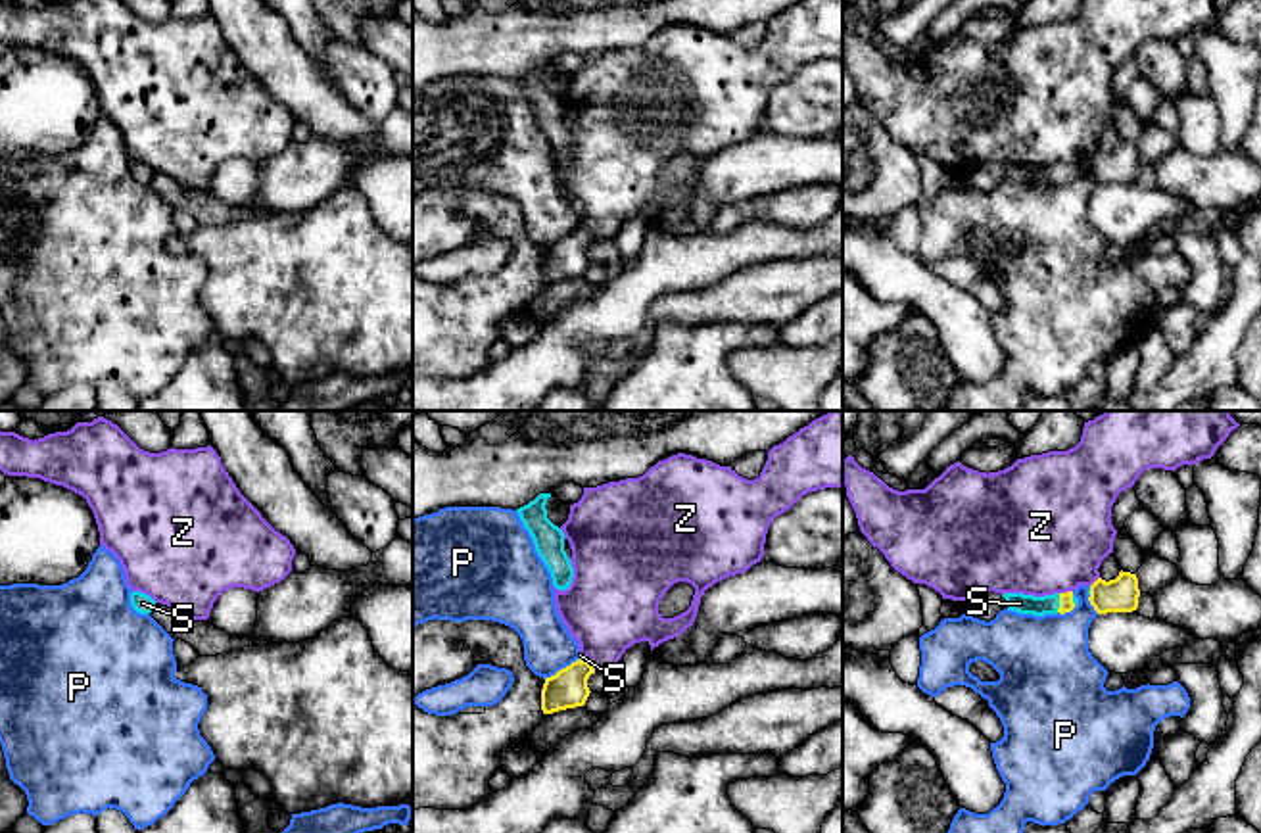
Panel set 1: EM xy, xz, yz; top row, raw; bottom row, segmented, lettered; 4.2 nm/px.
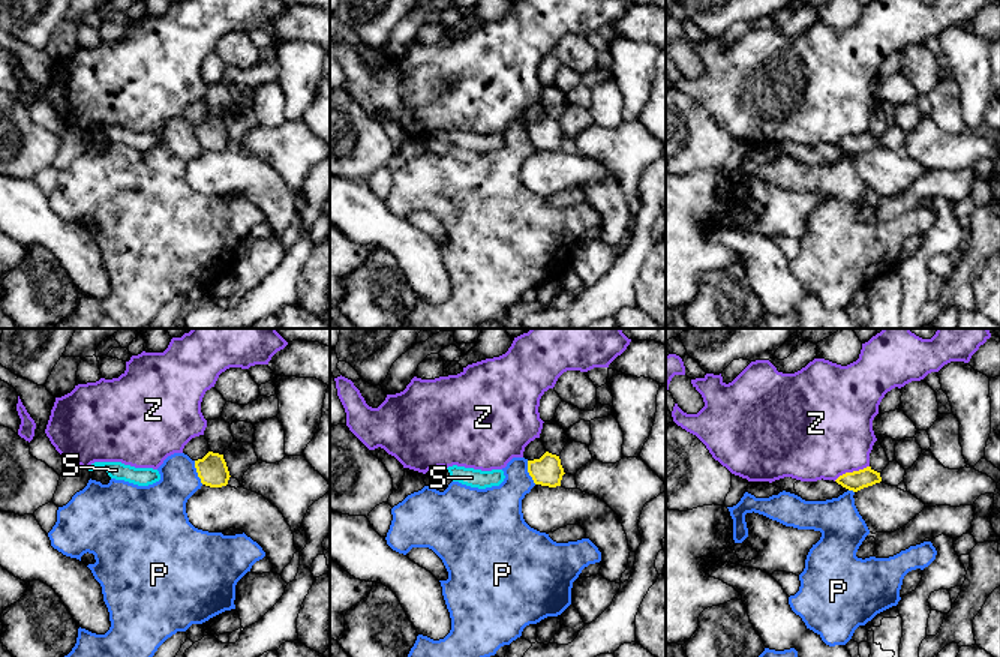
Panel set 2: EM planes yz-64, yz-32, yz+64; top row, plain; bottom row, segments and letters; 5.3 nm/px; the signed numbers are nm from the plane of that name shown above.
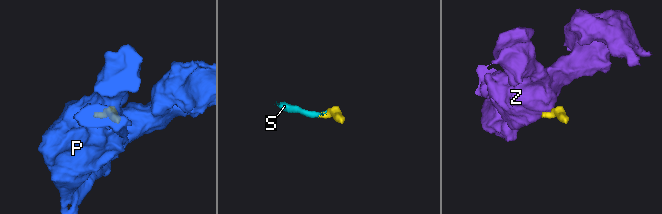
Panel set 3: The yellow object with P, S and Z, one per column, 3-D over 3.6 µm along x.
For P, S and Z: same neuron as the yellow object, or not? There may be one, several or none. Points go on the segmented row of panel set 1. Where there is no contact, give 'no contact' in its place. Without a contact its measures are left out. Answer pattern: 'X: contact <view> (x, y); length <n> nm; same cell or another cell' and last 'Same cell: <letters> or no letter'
P: contact xz (563, 668); length 180 nm; another cell
S: contact yz (1060, 603); length 80 nm; same cell
Z: contact yz (1068, 592); length 60 nm; another cell
Same cell: S

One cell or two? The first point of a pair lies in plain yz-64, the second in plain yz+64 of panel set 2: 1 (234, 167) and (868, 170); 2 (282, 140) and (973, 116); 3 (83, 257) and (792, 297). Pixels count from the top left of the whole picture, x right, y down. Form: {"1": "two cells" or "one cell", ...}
{"1": "one cell", "2": "two cells", "3": "one cell"}

